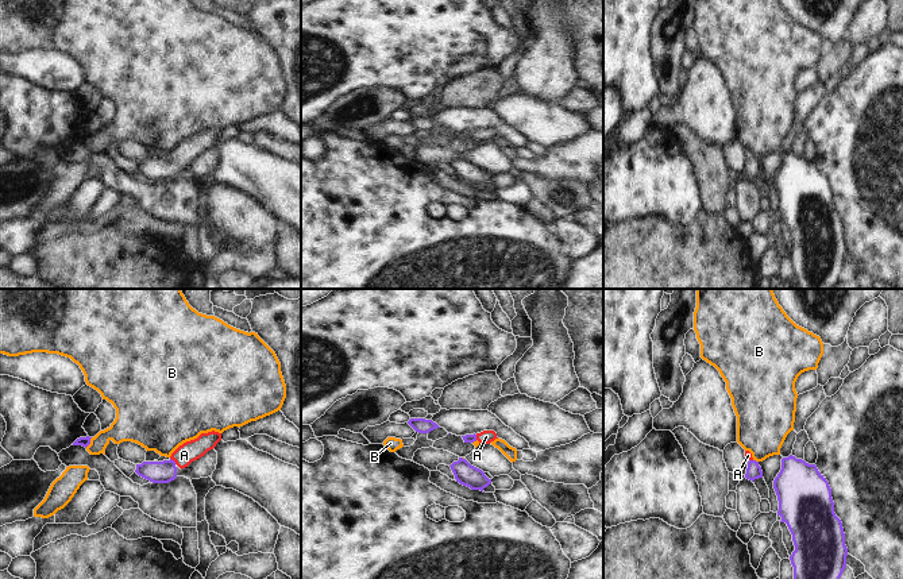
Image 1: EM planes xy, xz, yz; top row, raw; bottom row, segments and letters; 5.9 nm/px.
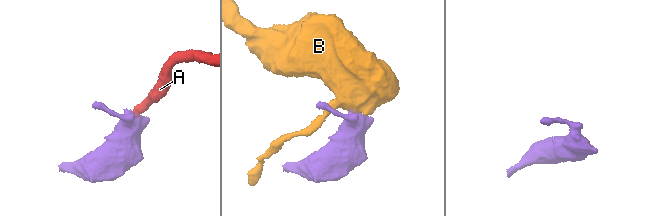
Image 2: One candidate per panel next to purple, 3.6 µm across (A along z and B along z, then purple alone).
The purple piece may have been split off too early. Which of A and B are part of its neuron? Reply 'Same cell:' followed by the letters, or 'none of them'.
Same cell: A

